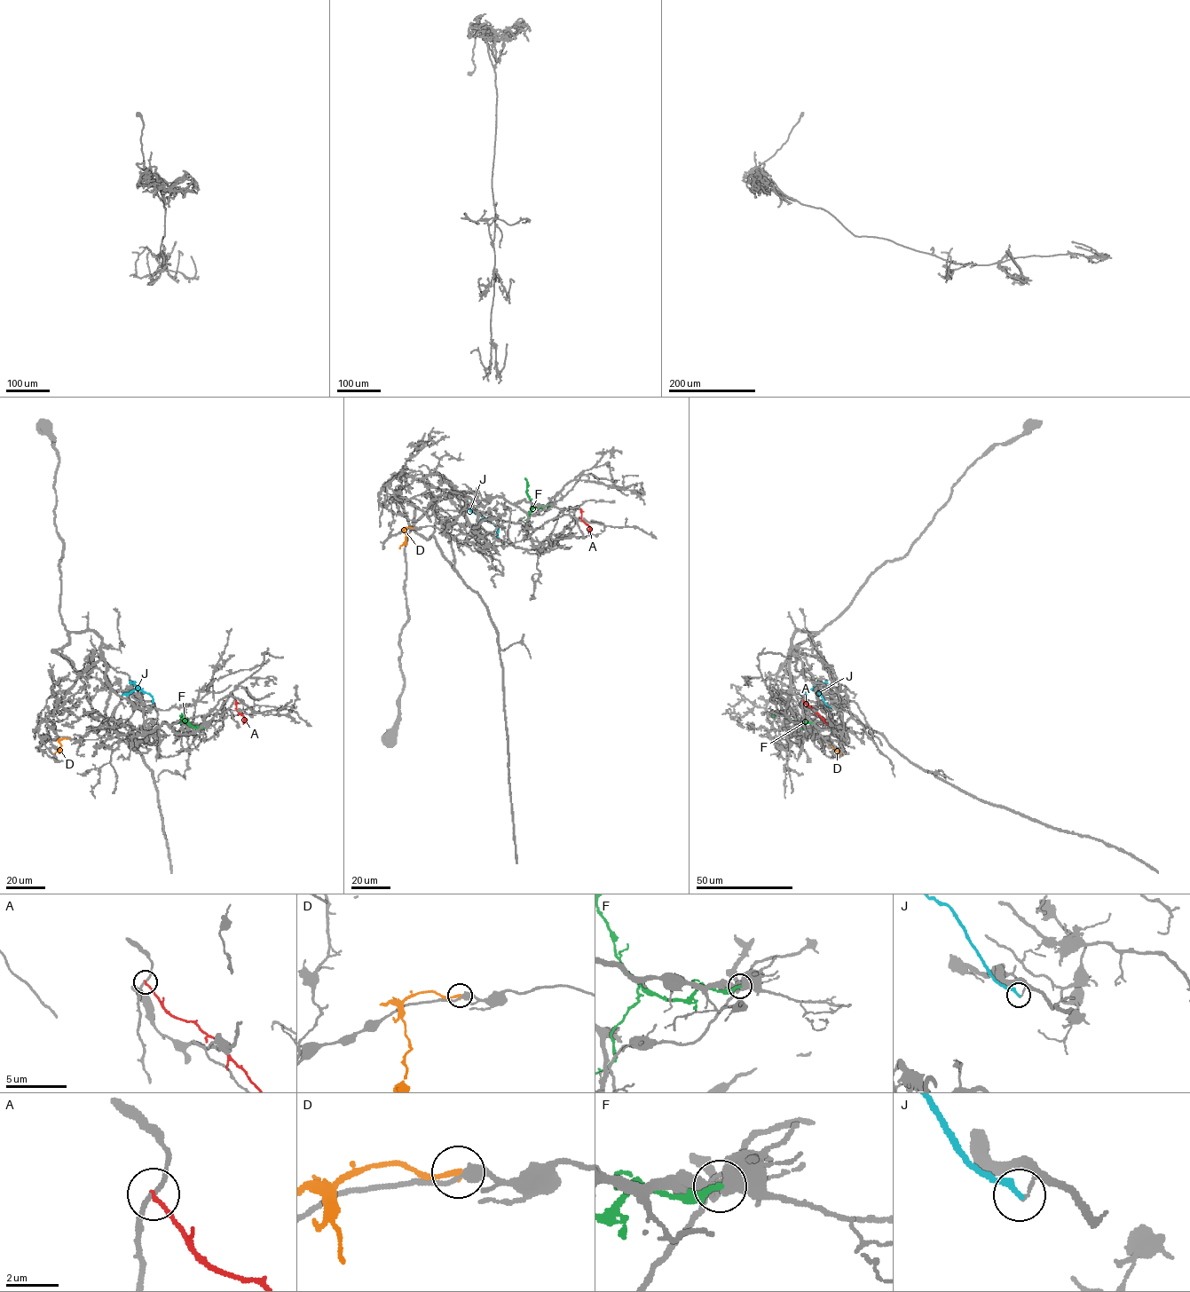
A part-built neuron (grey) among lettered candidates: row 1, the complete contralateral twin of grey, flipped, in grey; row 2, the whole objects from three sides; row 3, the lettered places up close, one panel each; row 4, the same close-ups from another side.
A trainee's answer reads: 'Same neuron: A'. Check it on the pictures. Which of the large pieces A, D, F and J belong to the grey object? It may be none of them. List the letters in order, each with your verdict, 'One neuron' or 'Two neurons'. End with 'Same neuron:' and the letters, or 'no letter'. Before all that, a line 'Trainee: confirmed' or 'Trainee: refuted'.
Trainee: refuted
A: Two neurons
D: Two neurons
F: Two neurons
J: Two neurons
Same neuron: no letter

